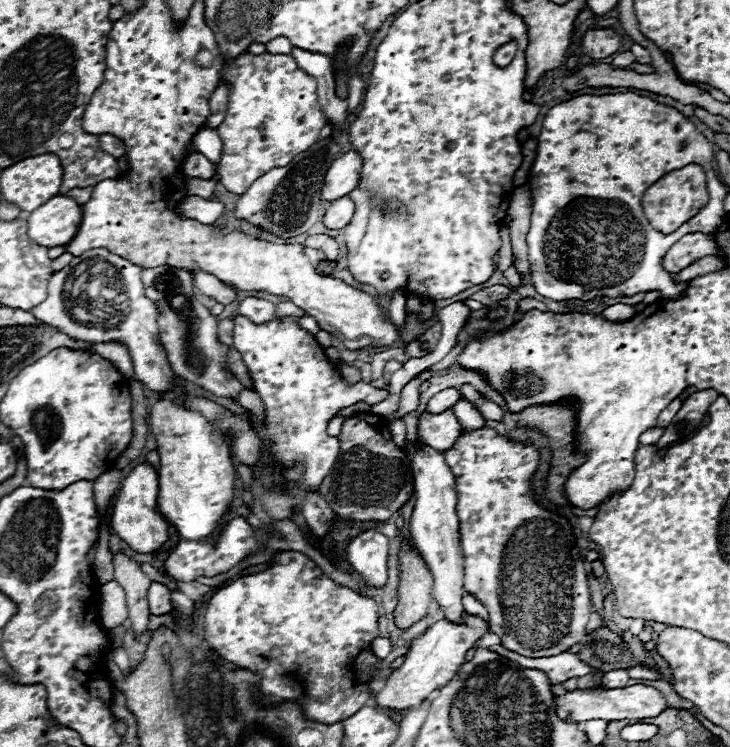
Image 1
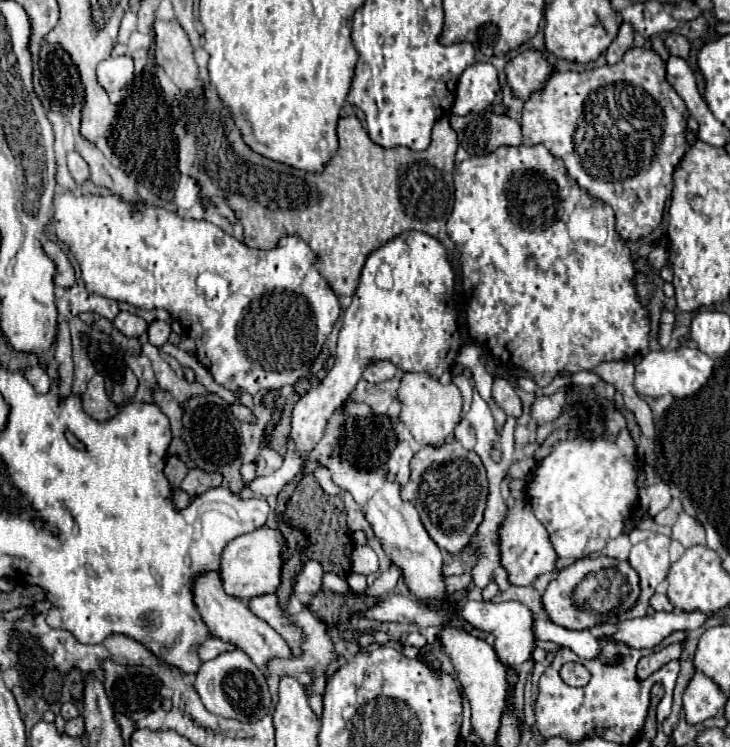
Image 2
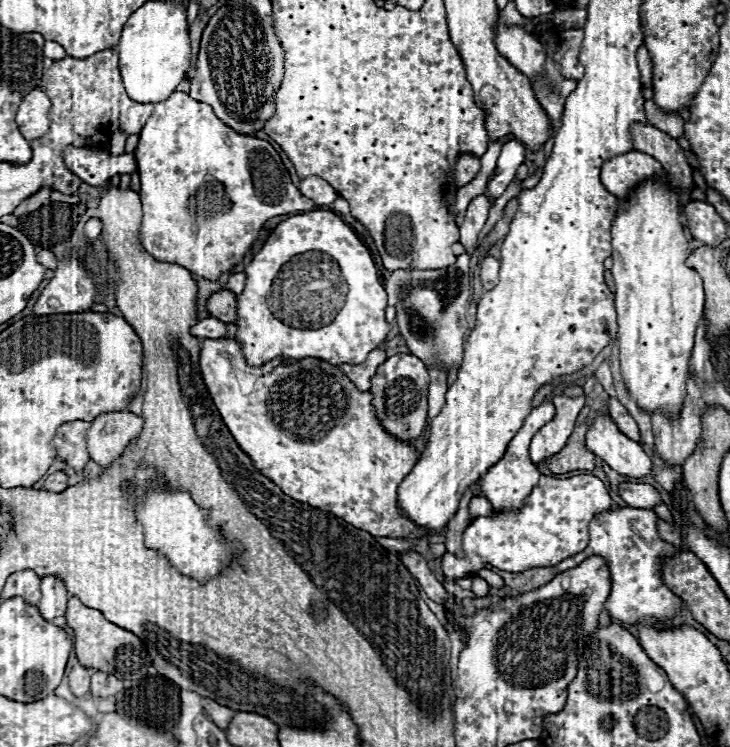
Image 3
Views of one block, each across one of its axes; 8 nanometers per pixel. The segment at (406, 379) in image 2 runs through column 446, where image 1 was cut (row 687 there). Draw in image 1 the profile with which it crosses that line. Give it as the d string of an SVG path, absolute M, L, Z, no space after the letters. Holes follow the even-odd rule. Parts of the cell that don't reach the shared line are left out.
M464 614L464 622L460 624L440 618L424 634L416 636L410 642L404 664L392 672L392 676L386 680L386 686L376 694L376 704L380 708L392 708L392 710L404 710L420 704L432 690L446 686L454 678L456 670L466 662L464 658L466 652L474 648L474 644L486 632L488 632L486 622L480 616Z

